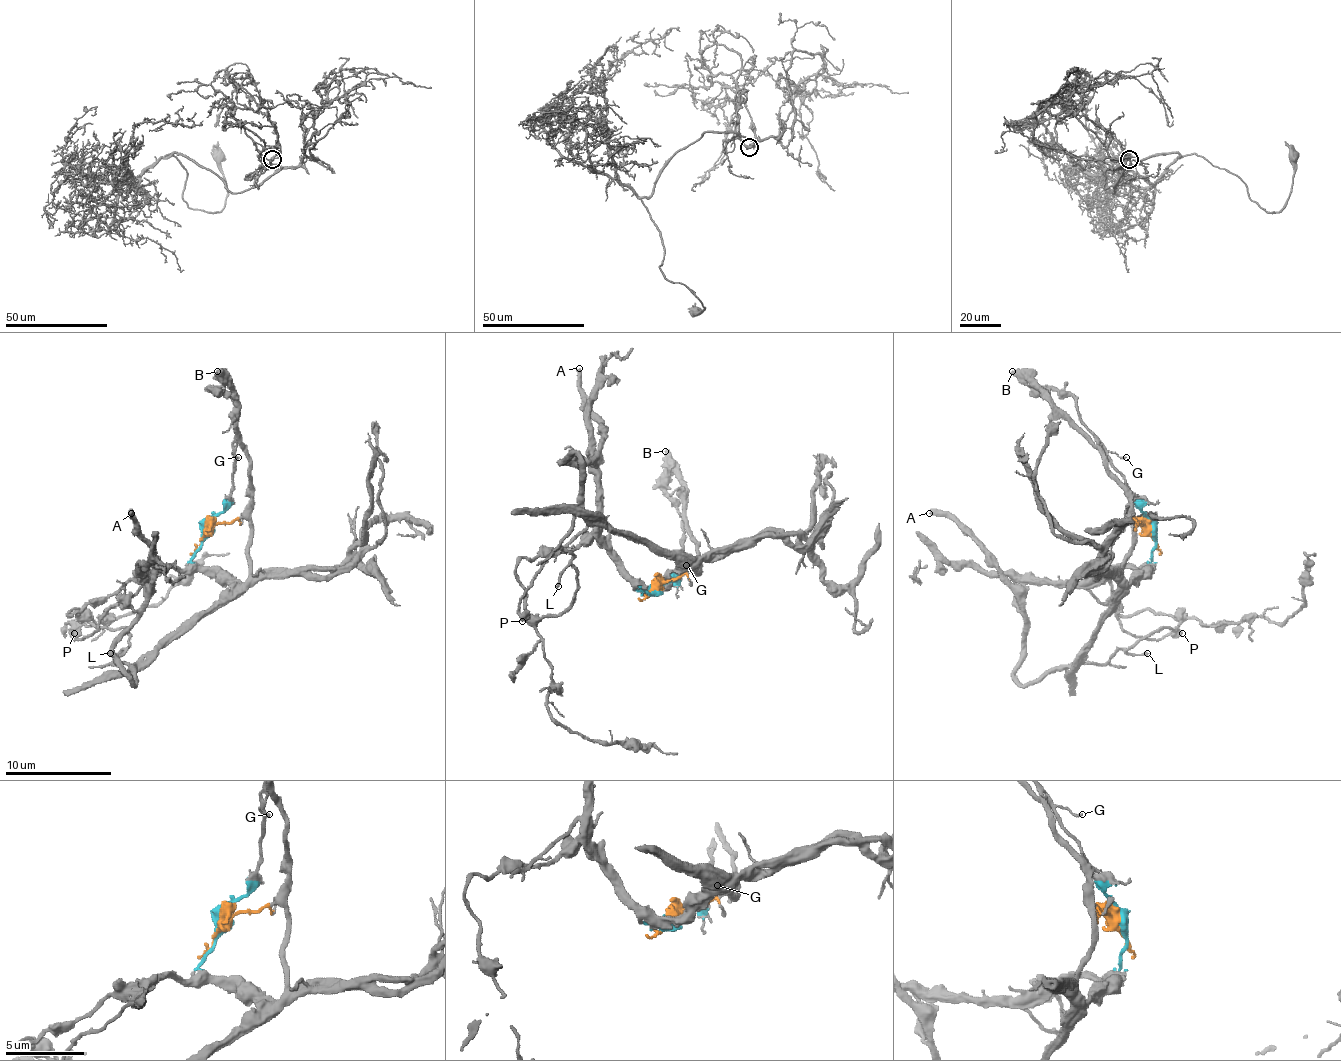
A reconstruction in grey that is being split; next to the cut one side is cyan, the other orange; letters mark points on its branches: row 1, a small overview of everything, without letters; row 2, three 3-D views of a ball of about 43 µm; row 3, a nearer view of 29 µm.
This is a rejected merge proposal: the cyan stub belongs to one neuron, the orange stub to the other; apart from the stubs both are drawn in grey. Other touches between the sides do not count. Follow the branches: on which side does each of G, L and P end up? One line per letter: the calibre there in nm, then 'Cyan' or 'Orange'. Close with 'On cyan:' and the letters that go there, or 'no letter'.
G: Thickness 100 nm. Cyan
L: Thickness 170 nm. Orange
P: Thickness 500 nm. Cyan
On cyan: G, P

